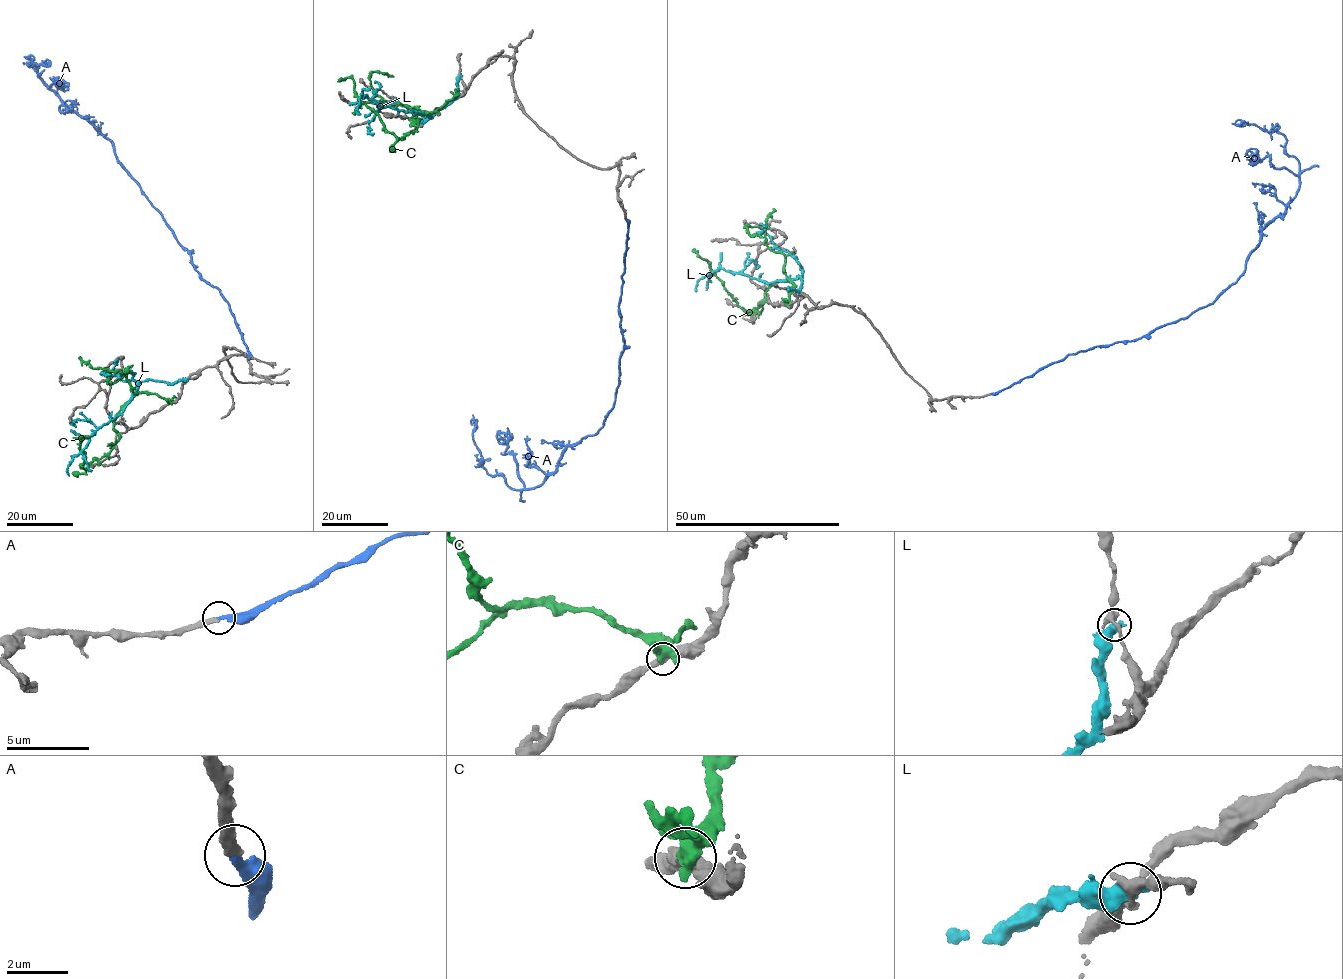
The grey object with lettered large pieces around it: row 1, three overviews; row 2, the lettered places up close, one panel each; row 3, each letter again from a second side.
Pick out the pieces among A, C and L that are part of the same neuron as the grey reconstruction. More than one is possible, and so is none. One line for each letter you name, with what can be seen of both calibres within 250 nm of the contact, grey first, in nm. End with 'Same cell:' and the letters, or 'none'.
A: calibres 320 and 260 nm
Same cell: A

